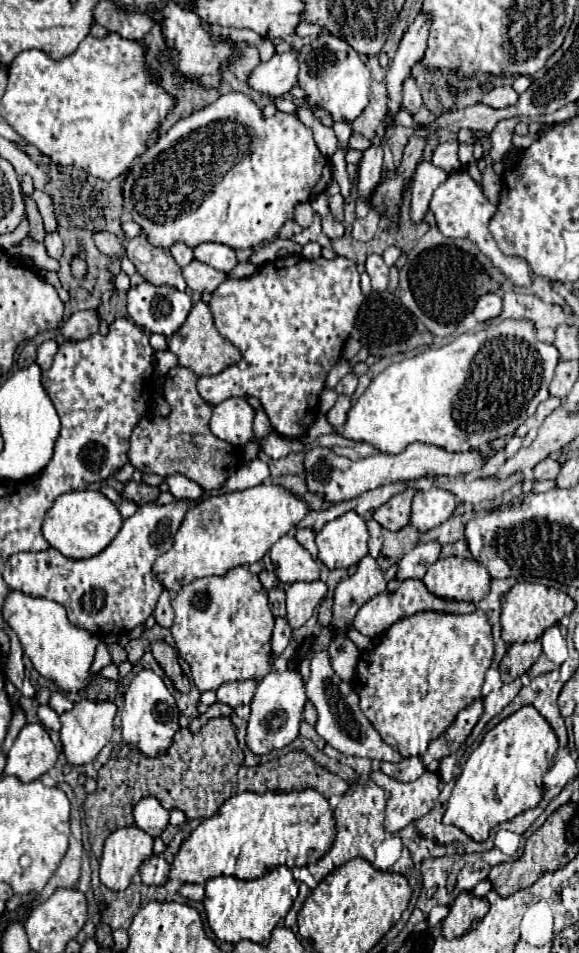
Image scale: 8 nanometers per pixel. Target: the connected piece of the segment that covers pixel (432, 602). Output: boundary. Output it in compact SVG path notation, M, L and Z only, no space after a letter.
M407 579L403 581L400 587L393 593L379 594L375 598L371 598L365 606L359 608L357 616L353 618L353 626L369 636L369 638L375 638L377 634L385 632L385 628L389 628L393 622L397 622L401 616L409 616L413 612L421 612L421 610L439 610L439 612L447 612L447 614L469 614L473 612L477 606L473 602L465 602L465 600L445 600L445 598L439 598L435 594L431 594L423 580L419 579Z

